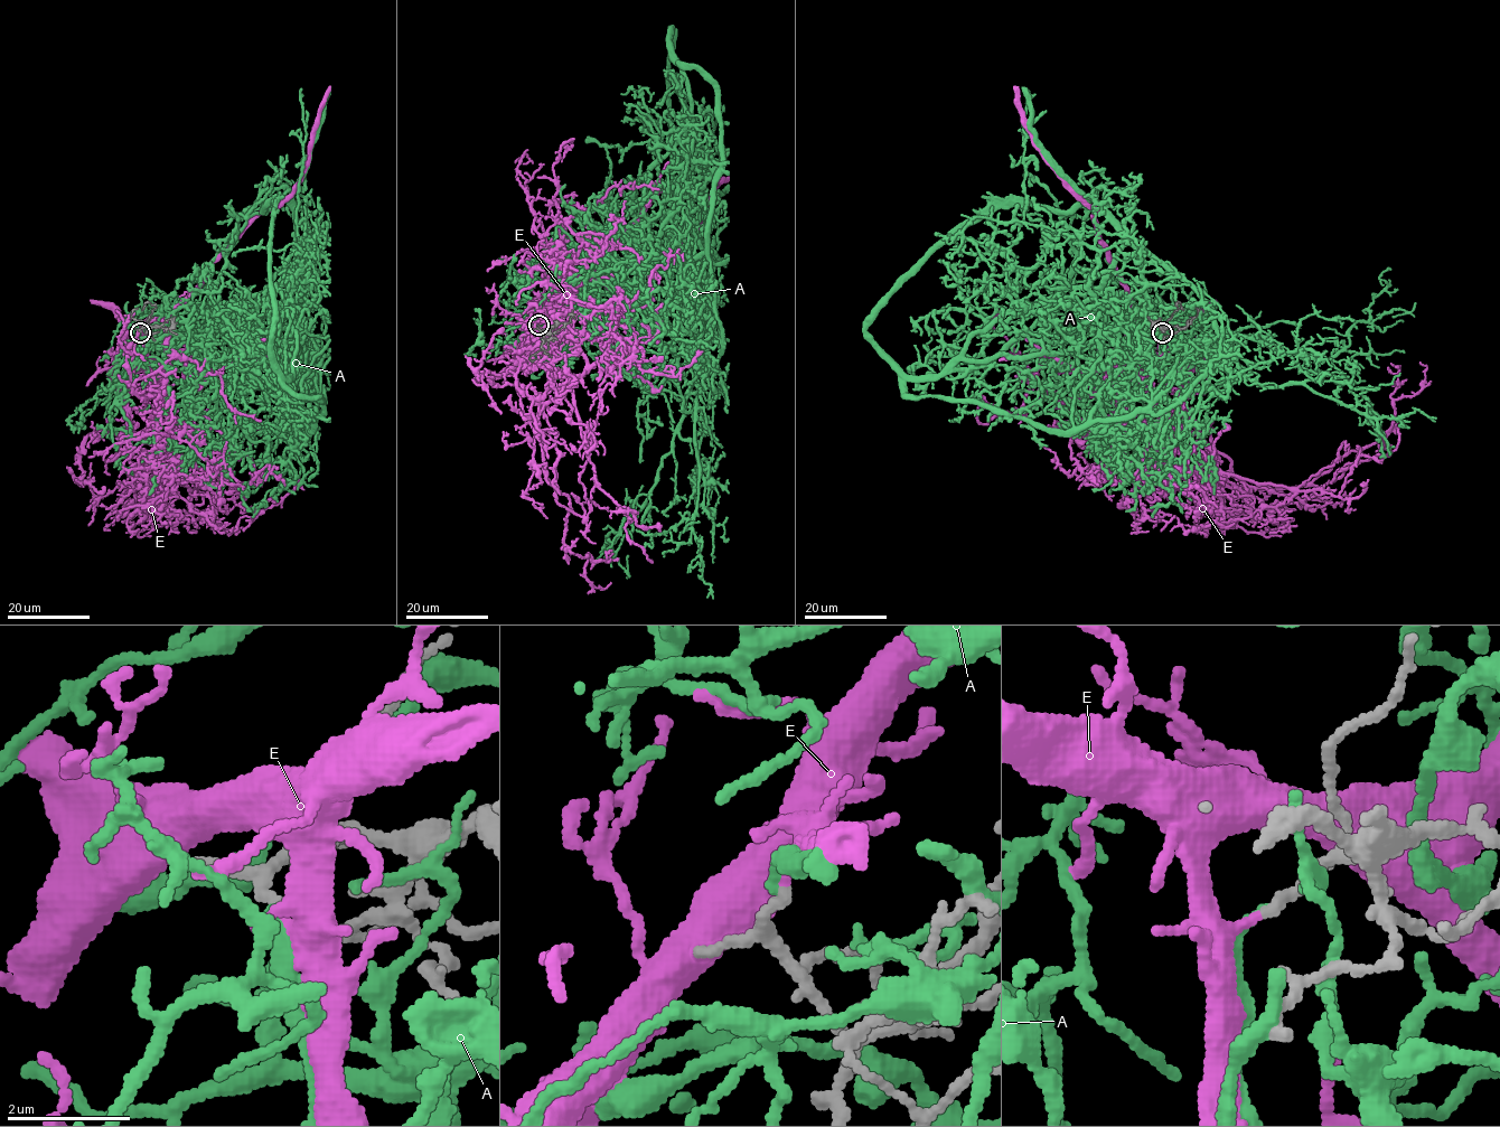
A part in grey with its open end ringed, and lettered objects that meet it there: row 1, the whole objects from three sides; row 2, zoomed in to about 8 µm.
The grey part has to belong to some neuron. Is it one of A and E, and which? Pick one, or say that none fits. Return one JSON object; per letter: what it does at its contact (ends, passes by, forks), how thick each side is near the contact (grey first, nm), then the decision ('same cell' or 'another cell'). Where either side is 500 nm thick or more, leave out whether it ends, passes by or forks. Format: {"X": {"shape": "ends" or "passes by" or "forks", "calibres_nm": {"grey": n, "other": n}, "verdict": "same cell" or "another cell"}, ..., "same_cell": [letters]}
{"A": {"shape": "ends", "calibres_nm": {"grey": 150, "other": 200}, "verdict": "another cell"}, "E": {"shape": "ends", "calibres_nm": {"grey": 180, "other": 280}, "verdict": "same cell"}, "same_cell": ["E"]}

